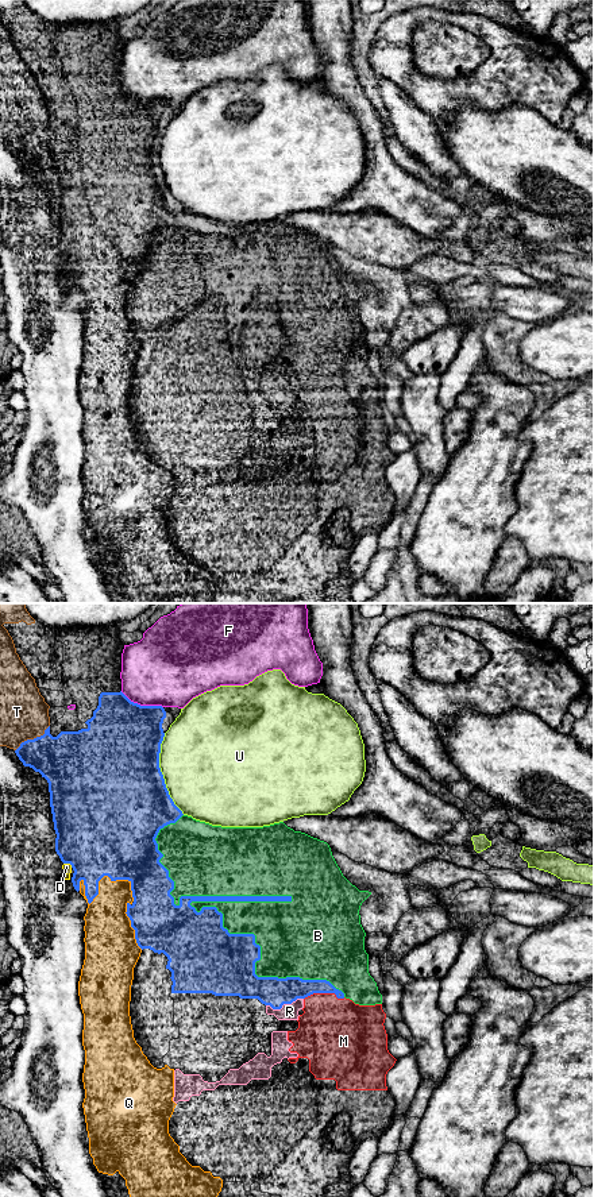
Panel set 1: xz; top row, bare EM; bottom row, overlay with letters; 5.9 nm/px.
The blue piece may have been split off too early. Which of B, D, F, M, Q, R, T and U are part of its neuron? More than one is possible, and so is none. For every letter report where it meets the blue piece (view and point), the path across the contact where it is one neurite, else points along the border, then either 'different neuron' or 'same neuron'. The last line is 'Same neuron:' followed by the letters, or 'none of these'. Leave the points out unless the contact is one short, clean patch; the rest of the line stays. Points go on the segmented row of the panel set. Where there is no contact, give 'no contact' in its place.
B: xz (235, 900) | different neuron
D: xz (68, 863) | same neuron
F: xz (142, 706) | different neuron
M: xz (324, 992) | along xz (344, 997), (338, 997), (334, 993), (311, 993), (304, 999) | different neuron
Q: xz (100, 879) | same neuron
R: xz (284, 1003) | along xz (303, 997), (285, 1003), (280, 1008), (266, 1006) | different neuron
T: xz (34, 738) | same neuron
U: xz (161, 773) | different neuron
Same neuron: D, Q, T

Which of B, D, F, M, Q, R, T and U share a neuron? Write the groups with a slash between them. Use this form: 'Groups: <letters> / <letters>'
Groups: B M R / D Q T / F / U

